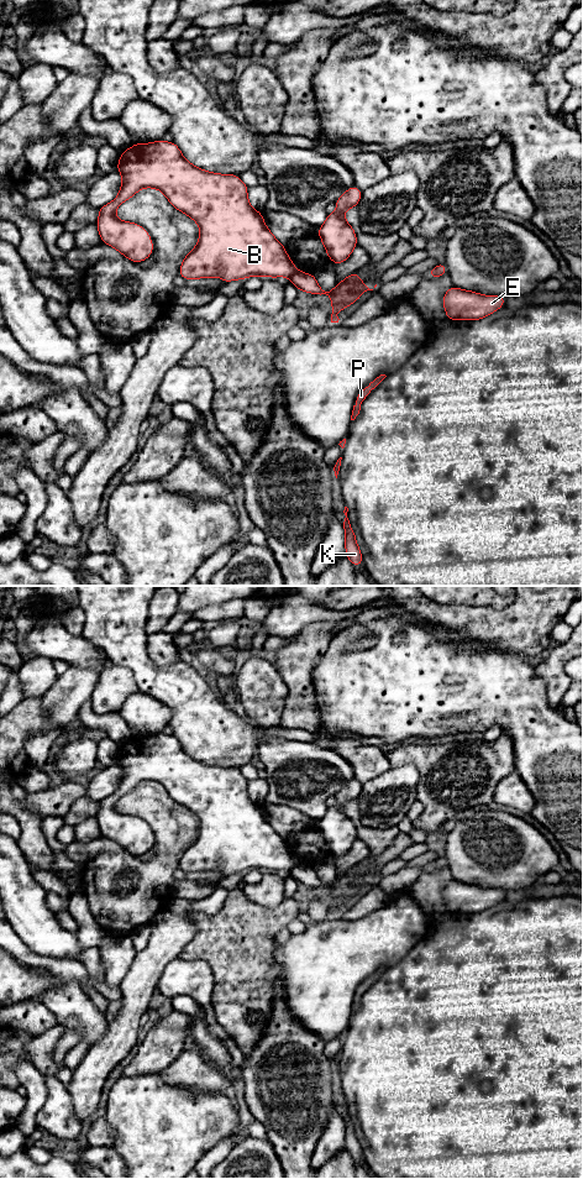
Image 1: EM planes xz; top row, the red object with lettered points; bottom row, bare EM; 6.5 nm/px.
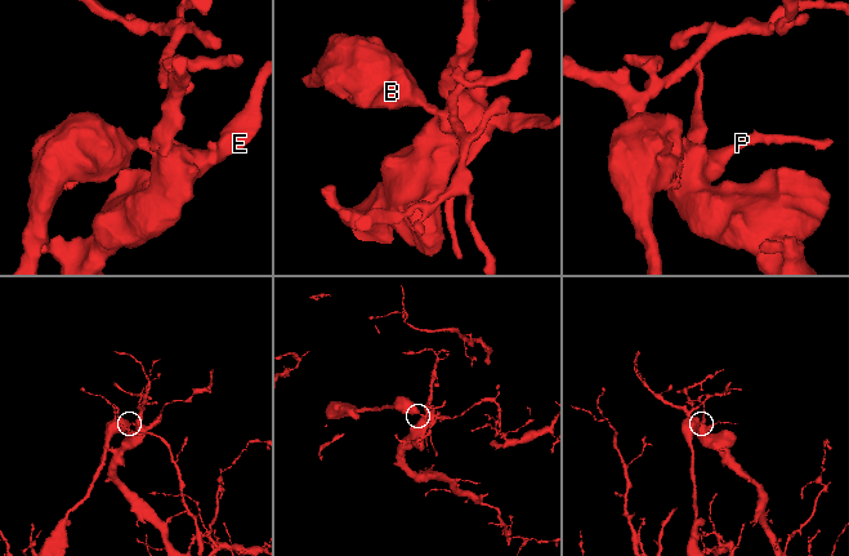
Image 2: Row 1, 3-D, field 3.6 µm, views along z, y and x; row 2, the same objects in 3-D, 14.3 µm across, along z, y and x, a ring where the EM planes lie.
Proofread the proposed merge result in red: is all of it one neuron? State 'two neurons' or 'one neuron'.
two neurons

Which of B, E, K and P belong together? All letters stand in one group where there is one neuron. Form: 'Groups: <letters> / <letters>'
Groups: B / E K P

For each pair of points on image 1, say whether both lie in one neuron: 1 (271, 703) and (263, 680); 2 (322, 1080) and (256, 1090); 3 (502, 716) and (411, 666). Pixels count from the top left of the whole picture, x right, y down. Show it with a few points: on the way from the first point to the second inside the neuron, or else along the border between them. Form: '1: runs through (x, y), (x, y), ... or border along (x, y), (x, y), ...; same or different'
1: runs through (264, 697), (263, 686); same
2: runs through (306, 1080), (290, 1080), (282, 1089), (272, 1090); same
3: runs through (479, 693), (473, 687), (434, 684); same

